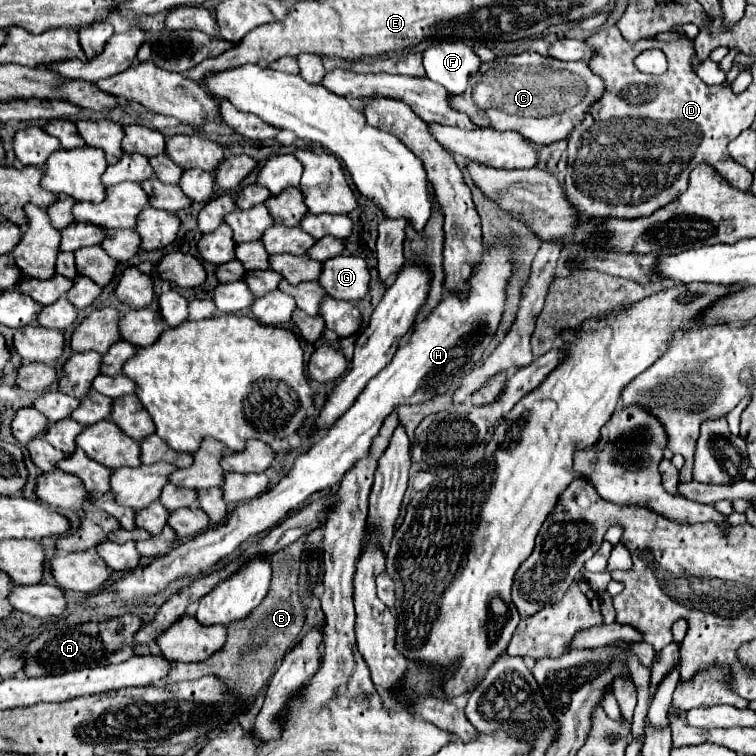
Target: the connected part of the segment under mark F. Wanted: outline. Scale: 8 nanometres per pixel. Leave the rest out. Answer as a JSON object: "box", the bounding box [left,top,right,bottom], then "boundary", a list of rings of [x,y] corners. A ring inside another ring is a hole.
{"box":[422,39,482,95],"boundary":[[[462,39],[432,43],[422,53],[422,61],[426,77],[446,87],[452,95],[464,93],[468,77],[476,73],[482,63]]]}

